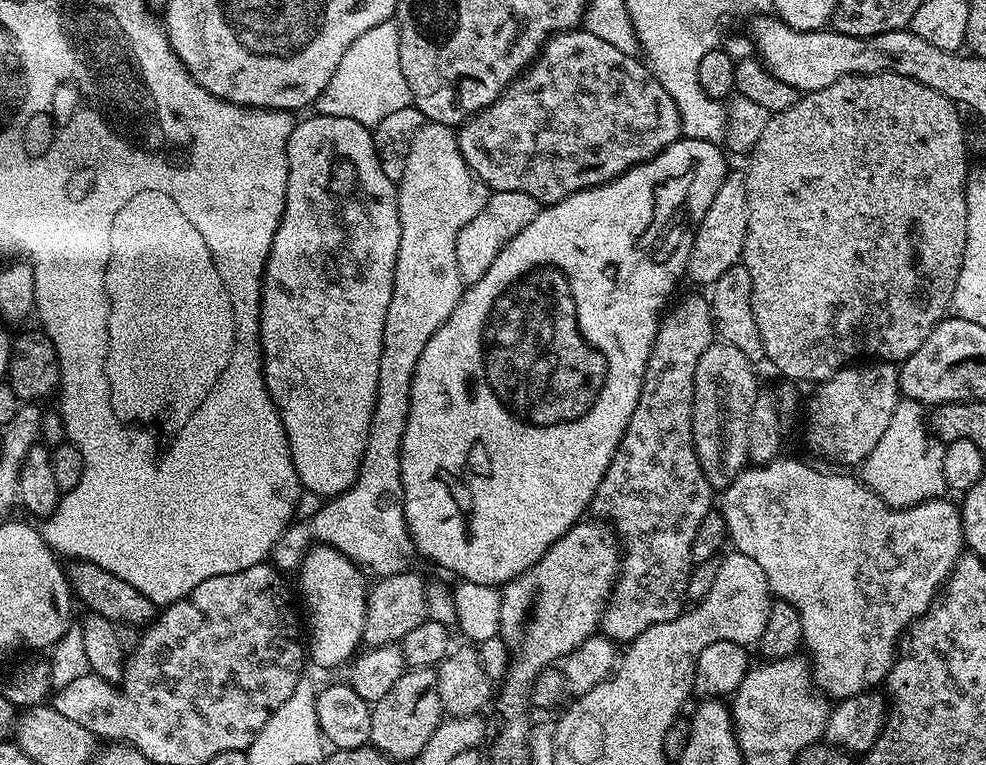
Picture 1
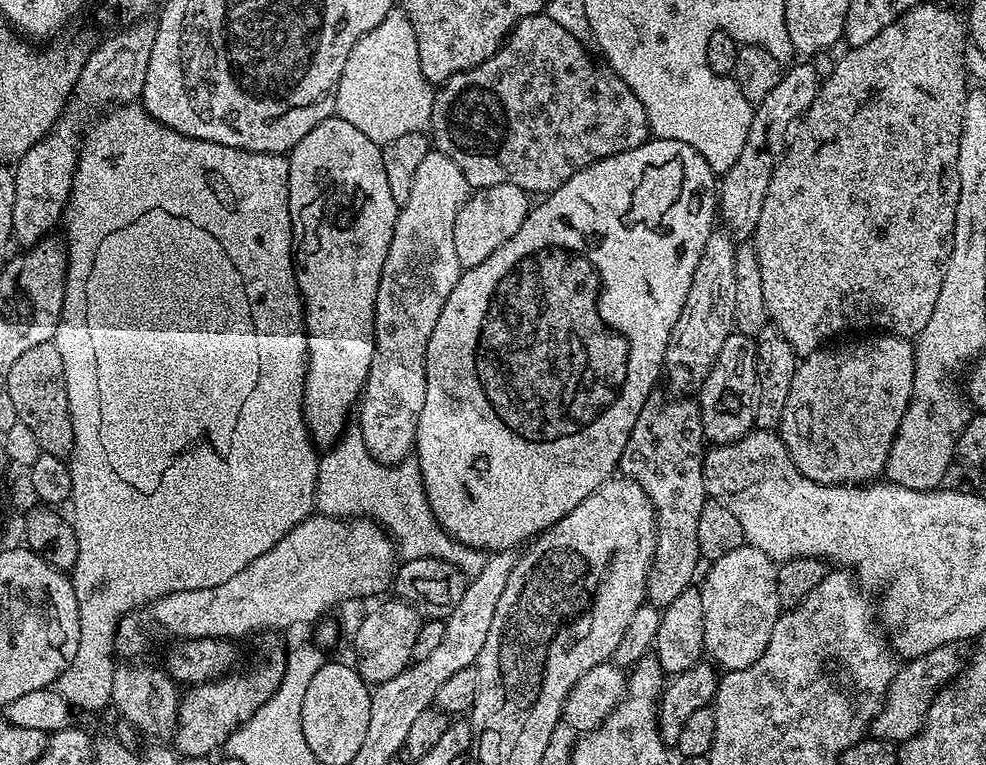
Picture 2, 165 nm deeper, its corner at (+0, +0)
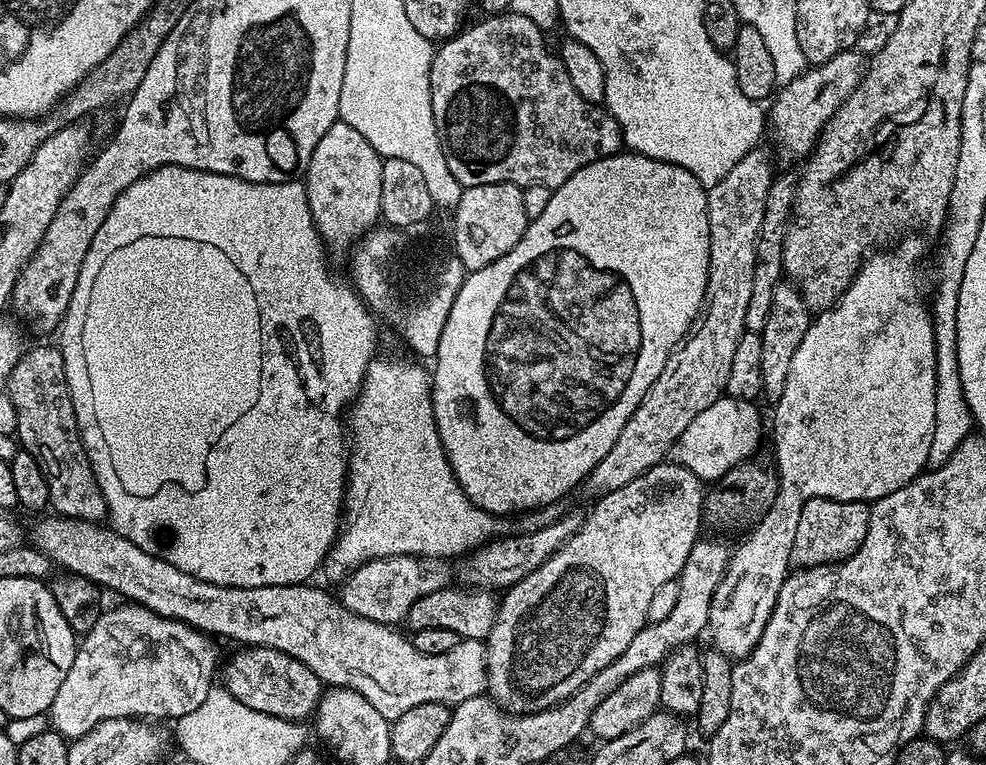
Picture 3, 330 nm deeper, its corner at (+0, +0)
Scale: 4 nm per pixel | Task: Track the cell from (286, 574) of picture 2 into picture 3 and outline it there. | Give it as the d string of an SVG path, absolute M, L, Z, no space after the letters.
M120 602L117 608L112 608L109 612L108 609L101 611L98 622L94 622L94 630L83 633L76 650L74 666L70 666L70 674L66 674L66 682L62 682L61 688L58 689L58 695L54 697L54 702L50 709L50 717L52 716L51 727L59 732L61 736L73 741L79 736L85 736L87 732L94 730L96 726L110 718L122 718L123 716L129 718L152 718L148 716L157 716L158 719L169 720L169 722L181 720L183 716L190 714L190 710L198 710L198 706L202 706L202 702L208 693L204 688L204 680L213 678L216 668L216 648L211 642L213 643L205 633L190 627L189 624L183 624L180 620L171 620L165 616L160 616L140 604Z

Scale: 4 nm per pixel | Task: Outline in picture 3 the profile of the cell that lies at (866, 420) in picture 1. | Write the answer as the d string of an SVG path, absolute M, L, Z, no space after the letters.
M904 240L893 252L883 256L880 250L873 251L865 259L856 271L856 277L852 284L841 295L840 299L830 308L823 309L820 316L811 321L806 330L806 338L794 350L794 358L790 362L790 370L786 374L786 390L782 390L782 398L775 401L776 413L772 416L772 428L770 424L770 436L772 432L772 444L776 447L775 475L778 477L776 497L766 510L766 514L756 524L751 525L748 537L740 546L729 555L728 569L718 582L718 590L714 592L714 598L710 602L710 614L708 615L708 628L716 631L715 651L725 652L733 658L743 658L750 655L758 638L762 638L762 630L766 630L766 622L776 605L778 594L782 590L784 580L790 574L790 546L794 542L794 530L798 530L798 518L802 506L815 496L825 496L831 500L863 500L871 502L882 498L886 494L894 494L902 486L906 486L921 472L929 467L930 442L934 442L934 394L935 394L935 342L934 326L932 325L932 309L929 301L924 301L924 272L920 269L920 258L924 254L922 243L914 240Z

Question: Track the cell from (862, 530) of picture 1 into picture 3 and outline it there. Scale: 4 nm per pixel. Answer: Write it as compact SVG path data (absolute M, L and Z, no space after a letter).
M727 394L716 400L714 406L706 406L706 410L702 410L702 414L698 414L698 418L694 418L694 422L690 422L690 426L686 426L686 430L682 430L682 434L672 443L671 463L681 464L699 480L715 482L734 466L751 461L755 457L752 455L760 448L760 435L766 432L765 425L764 428L760 425L760 412L756 406L751 400L739 400Z

